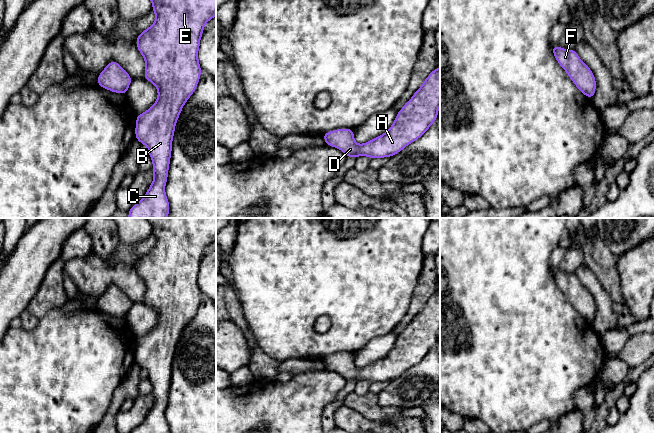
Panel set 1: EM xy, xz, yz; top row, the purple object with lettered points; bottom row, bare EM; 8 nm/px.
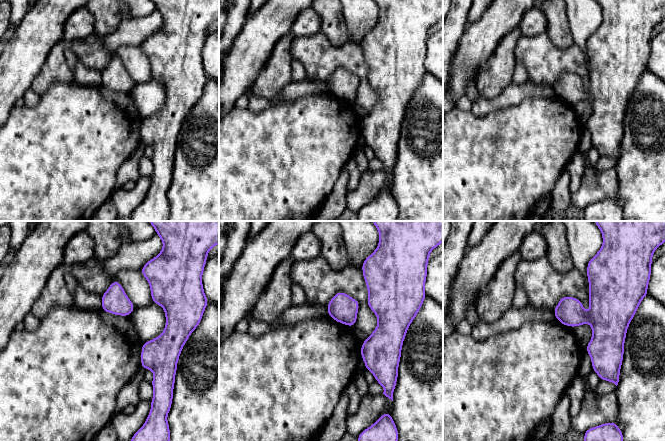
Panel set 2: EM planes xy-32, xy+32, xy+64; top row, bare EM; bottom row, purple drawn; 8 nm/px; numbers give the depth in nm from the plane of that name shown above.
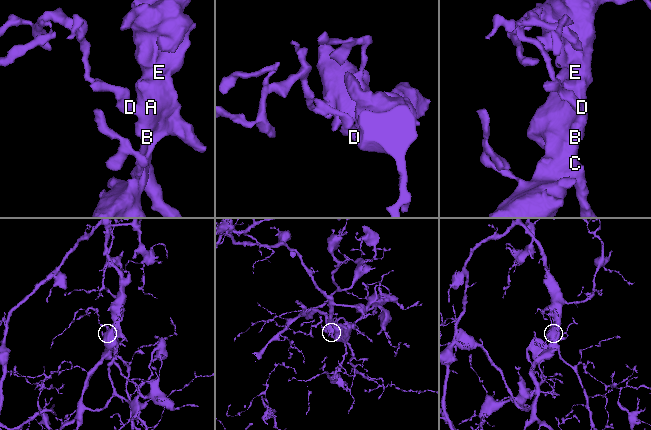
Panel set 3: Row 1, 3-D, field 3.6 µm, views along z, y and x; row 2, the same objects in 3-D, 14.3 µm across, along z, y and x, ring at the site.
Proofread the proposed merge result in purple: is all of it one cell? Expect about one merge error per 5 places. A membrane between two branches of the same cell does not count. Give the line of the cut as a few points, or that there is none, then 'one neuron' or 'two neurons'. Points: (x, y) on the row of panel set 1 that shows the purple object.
no cut; one neuron

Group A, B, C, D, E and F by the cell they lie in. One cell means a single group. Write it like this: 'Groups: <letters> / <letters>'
Groups: A B C D E F

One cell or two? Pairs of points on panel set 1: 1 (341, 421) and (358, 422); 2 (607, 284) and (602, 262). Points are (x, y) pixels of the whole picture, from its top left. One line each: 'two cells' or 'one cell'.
1: one cell
2: one cell

